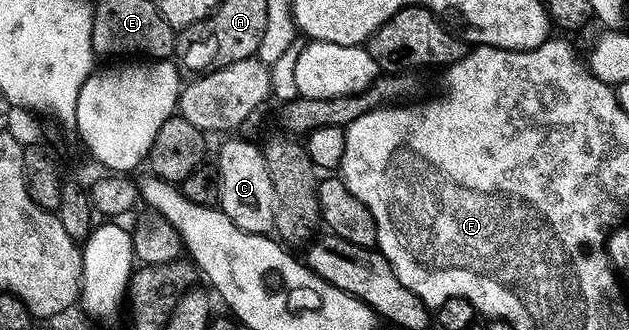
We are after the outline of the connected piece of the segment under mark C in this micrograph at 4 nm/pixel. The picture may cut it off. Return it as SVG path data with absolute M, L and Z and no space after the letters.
M227 140L219 148L218 207L233 223L246 232L270 233L275 226L275 190L263 149L247 140Z

